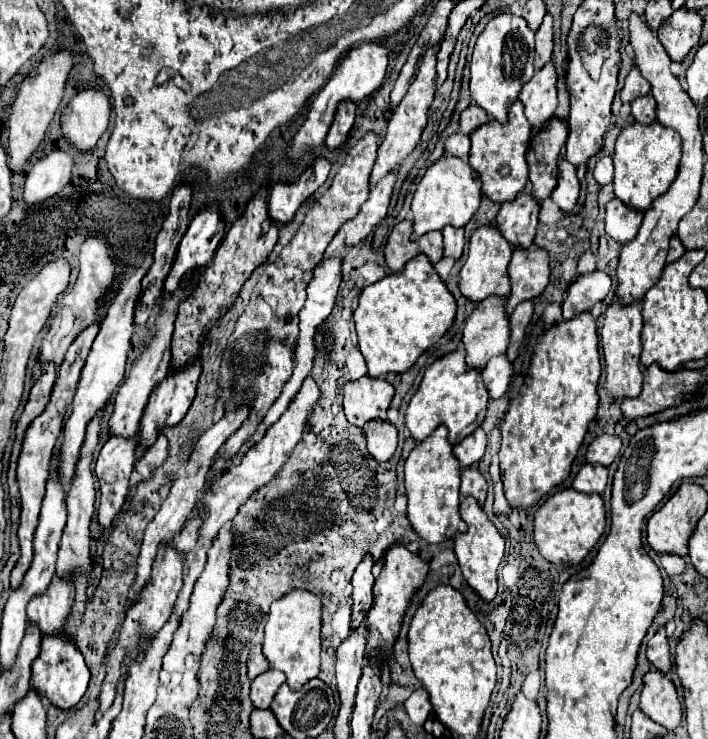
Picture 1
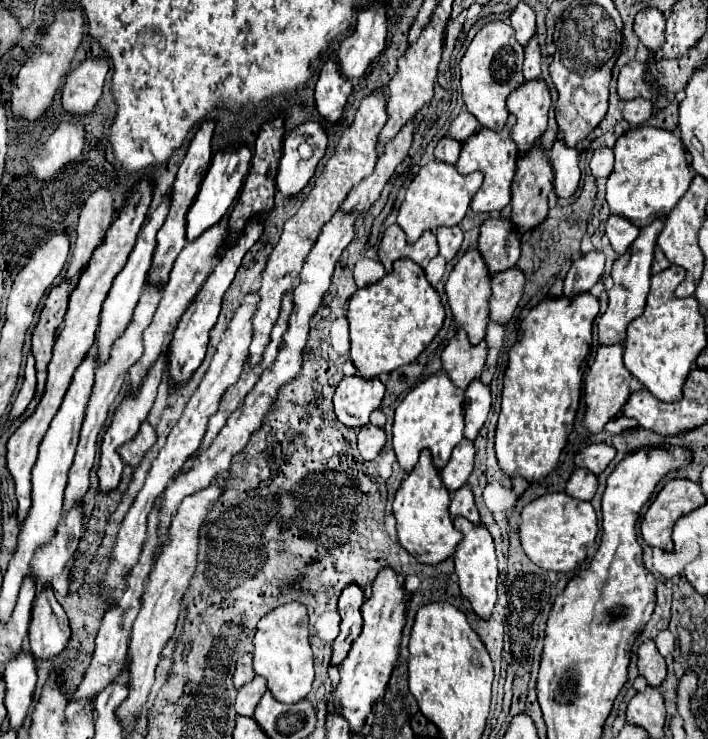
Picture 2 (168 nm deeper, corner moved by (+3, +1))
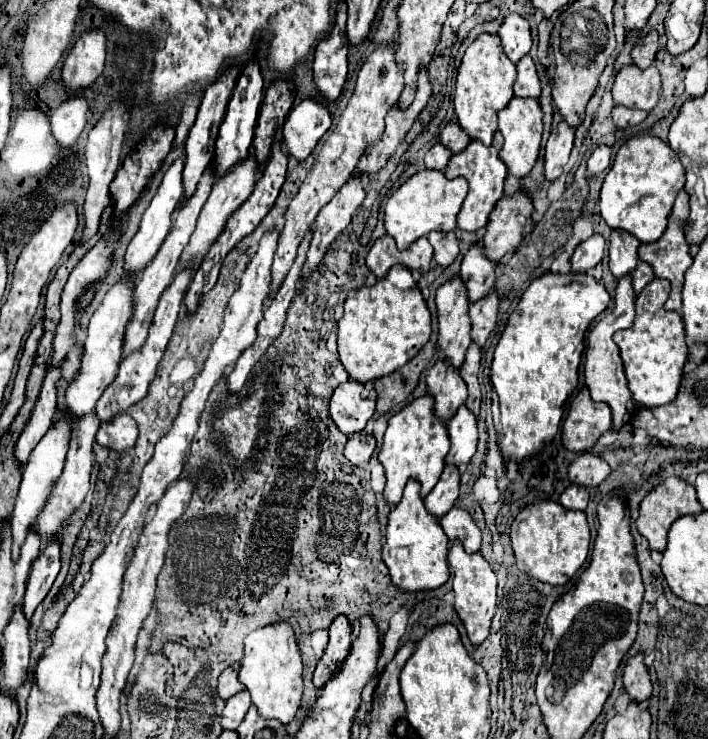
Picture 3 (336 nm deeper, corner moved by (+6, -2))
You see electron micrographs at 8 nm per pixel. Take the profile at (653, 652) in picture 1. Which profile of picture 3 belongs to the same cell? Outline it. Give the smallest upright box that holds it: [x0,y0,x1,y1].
[622,653,652,703]

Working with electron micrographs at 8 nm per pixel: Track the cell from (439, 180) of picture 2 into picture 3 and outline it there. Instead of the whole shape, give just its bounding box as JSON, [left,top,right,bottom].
[386,169,468,249]

